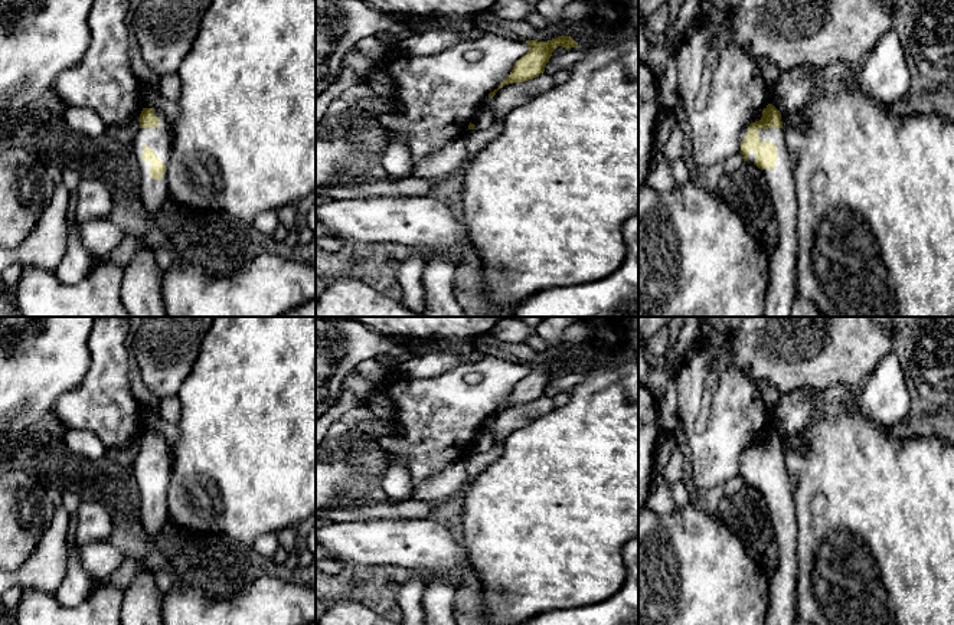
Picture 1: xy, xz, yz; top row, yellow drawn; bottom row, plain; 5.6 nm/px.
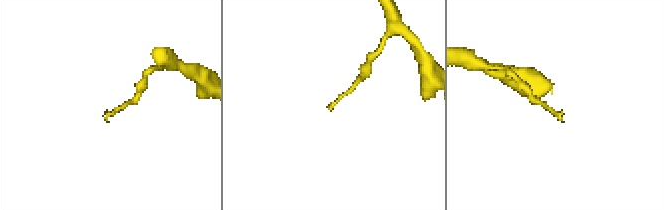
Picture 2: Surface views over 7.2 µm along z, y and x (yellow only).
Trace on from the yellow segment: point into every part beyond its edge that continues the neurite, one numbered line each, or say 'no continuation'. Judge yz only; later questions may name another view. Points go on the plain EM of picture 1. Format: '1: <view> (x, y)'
1: yz (783, 585)

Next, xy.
1: xy (153, 514)

